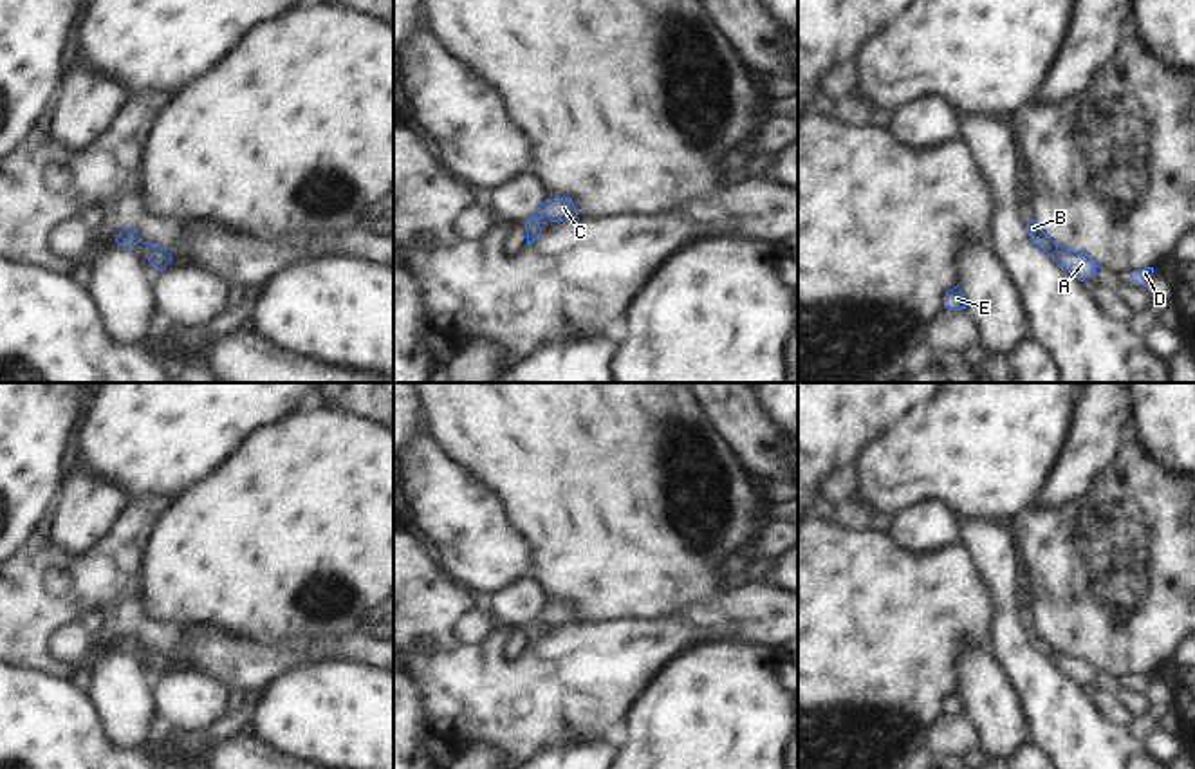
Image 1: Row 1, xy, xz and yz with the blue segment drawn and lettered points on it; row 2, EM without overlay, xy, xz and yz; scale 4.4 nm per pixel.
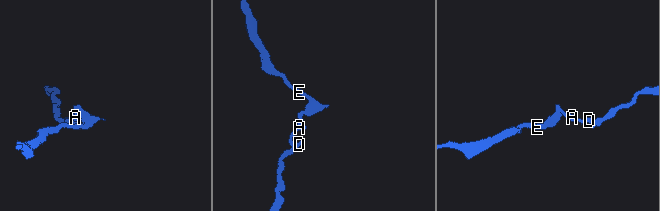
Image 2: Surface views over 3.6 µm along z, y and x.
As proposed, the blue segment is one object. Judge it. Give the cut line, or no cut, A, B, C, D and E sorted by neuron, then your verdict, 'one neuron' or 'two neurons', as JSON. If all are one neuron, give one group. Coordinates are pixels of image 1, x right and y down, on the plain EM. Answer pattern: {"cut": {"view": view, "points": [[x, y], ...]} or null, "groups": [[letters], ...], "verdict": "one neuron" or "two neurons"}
{"cut": null, "groups": [["A", "B", "C", "D", "E"]], "verdict": "one neuron"}

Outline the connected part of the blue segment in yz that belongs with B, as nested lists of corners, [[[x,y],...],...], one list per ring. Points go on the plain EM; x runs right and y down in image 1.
[[[1036,625],[1027,626],[1027,637],[1040,653],[1043,653],[1060,672],[1069,675],[1074,682],[1079,686],[1085,686],[1087,682],[1094,682],[1096,679],[1096,666],[1085,659],[1078,657],[1074,653],[1067,653],[1063,650],[1056,650],[1038,630]]]

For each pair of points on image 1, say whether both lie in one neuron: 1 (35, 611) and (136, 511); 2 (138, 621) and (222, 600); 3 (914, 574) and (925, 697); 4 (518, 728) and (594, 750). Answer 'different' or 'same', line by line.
1: same
2: different
3: same
4: different

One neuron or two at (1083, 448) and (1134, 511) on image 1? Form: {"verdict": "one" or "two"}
{"verdict": "two"}

